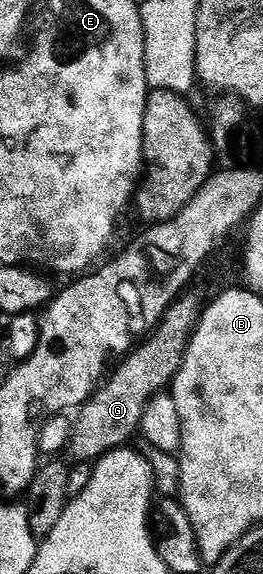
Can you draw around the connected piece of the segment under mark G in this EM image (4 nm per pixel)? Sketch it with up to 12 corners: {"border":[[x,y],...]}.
{"border":[[184,292],[79,407],[70,454],[137,437],[182,368],[205,299]]}

